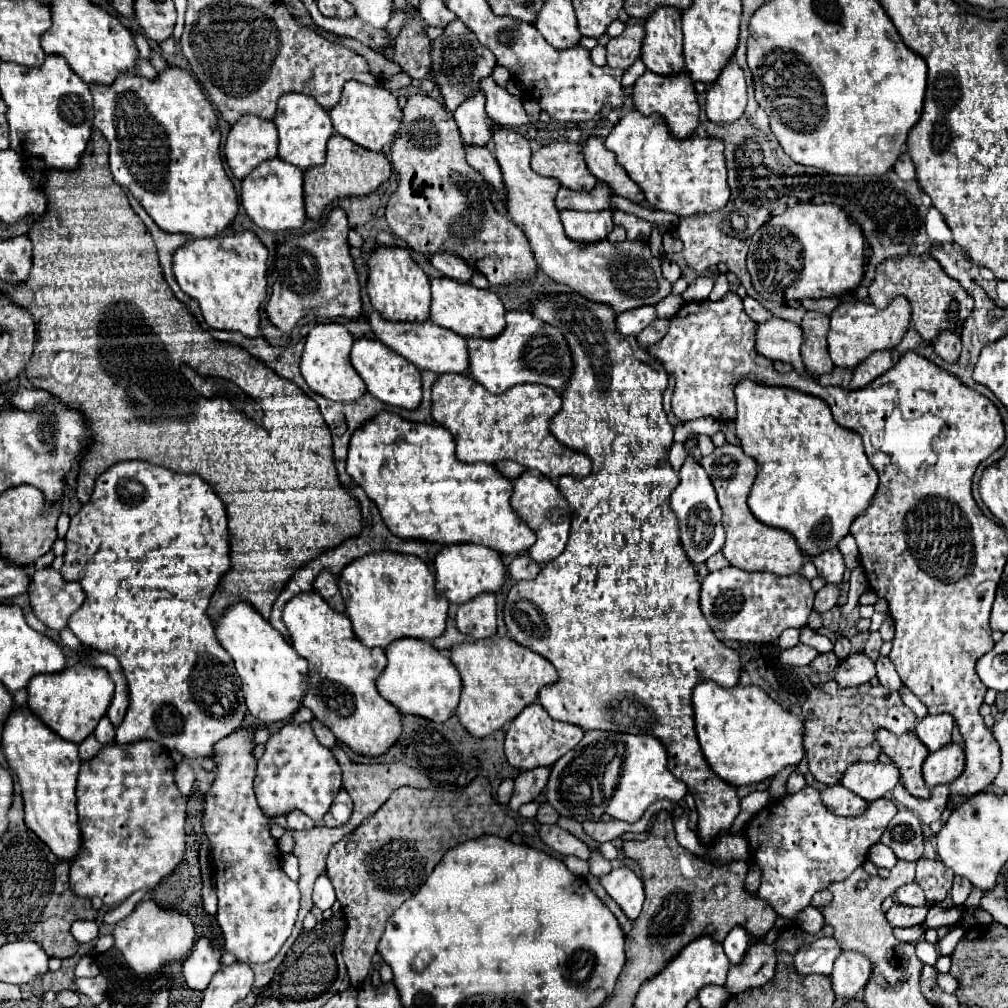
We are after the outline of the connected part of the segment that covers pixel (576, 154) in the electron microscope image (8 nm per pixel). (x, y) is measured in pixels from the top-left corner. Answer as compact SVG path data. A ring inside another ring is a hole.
M550 142L532 154L532 170L542 176L554 176L570 190L588 192L598 184L586 168L582 142Z

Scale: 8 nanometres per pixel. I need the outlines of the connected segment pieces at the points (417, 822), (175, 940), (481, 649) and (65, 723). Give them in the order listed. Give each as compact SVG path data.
M476 778L460 792L398 788L374 816L336 842L326 860L326 874L332 880L348 924L342 940L342 956L350 984L360 986L368 976L386 920L426 882L450 848L484 834L508 838L514 830L516 820L496 804L490 782Z
M142 900L130 916L114 926L114 938L116 948L126 958L126 964L130 964L130 970L138 974L154 974L160 972L164 964L172 960L184 960L192 952L196 930L188 916L176 910L164 910L154 900Z
M508 636L462 642L452 646L448 650L448 656L462 678L462 692L456 716L460 724L478 738L488 736L504 724L512 722L524 706L538 702L536 694L542 686L558 680L558 672L544 656L520 646Z
M80 662L76 666L66 668L66 672L54 672L54 676L34 676L26 690L30 710L36 716L40 716L40 720L60 738L78 744L94 732L98 720L106 714L114 692L114 684L110 682L108 672L104 668Z

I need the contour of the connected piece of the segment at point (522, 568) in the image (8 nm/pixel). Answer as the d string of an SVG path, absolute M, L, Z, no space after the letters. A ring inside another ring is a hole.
M520 554L516 556L510 566L508 566L508 574L512 580L530 580L530 578L536 578L536 574L540 572L540 564L532 562L528 556Z

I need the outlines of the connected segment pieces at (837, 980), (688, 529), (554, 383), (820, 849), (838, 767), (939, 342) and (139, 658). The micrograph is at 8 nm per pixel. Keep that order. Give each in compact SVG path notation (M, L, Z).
M842 952L832 970L832 988L840 998L854 998L868 982L872 972L870 960L860 952Z
M696 436L686 438L686 442L684 442L686 460L684 460L682 470L678 474L680 484L676 486L676 490L670 496L670 506L672 506L672 510L676 512L676 516L680 520L680 540L682 540L682 546L684 546L688 558L694 560L694 564L700 564L700 562L708 560L712 554L716 554L722 548L726 534L724 534L722 510L718 506L714 486L710 484L710 478L706 476L704 468L694 458L696 448L698 448Z
M524 310L506 312L506 326L496 338L468 340L468 356L472 378L492 394L502 394L516 384L544 384L562 390L572 370L570 350L562 332Z
M802 788L796 794L786 794L776 802L770 802L762 808L744 828L744 836L748 840L750 860L758 866L762 878L756 896L764 898L780 918L794 920L804 908L810 906L810 900L816 892L828 888L832 882L840 882L848 878L858 866L862 866L868 858L868 850L880 842L880 836L886 824L896 816L898 806L892 800L874 800L868 804L868 810L856 818L838 818L832 814L820 800L816 788Z
M834 680L816 686L808 694L808 700L802 706L802 716L804 716L804 728L806 728L804 748L806 748L806 756L808 756L808 766L810 766L812 776L822 784L836 784L842 778L844 770L854 762L874 762L880 754L880 746L874 738L874 732L878 728L888 728L894 734L902 734L902 732L914 730L914 726L916 726L914 712L902 704L898 692L882 688L882 686L872 688L870 684L862 684L856 688L838 688L838 684Z
M940 332L934 342L934 350L946 362L956 362L960 356L960 336L954 332Z
M124 460L124 462L110 466L106 472L102 472L102 476L98 476L98 480L94 482L94 492L92 492L90 500L86 504L82 504L82 508L78 510L76 516L72 516L70 530L64 540L66 540L66 552L64 552L64 566L62 566L60 574L68 582L80 582L80 586L86 592L86 602L82 604L82 608L78 612L74 612L68 626L84 646L94 648L98 652L112 654L120 662L126 684L128 684L128 708L126 708L124 720L116 726L116 744L128 744L134 740L150 738L150 740L162 744L166 750L176 750L186 758L212 756L214 754L212 746L218 740L222 740L224 736L228 736L232 730L236 730L248 712L246 704L244 704L242 690L240 690L242 684L236 674L234 662L228 656L228 652L220 646L220 642L216 640L212 620L206 614L208 600L210 600L212 592L216 590L222 574L230 568L226 508L224 508L222 500L196 474L178 474L178 472L166 470L162 466L154 466L150 462Z

